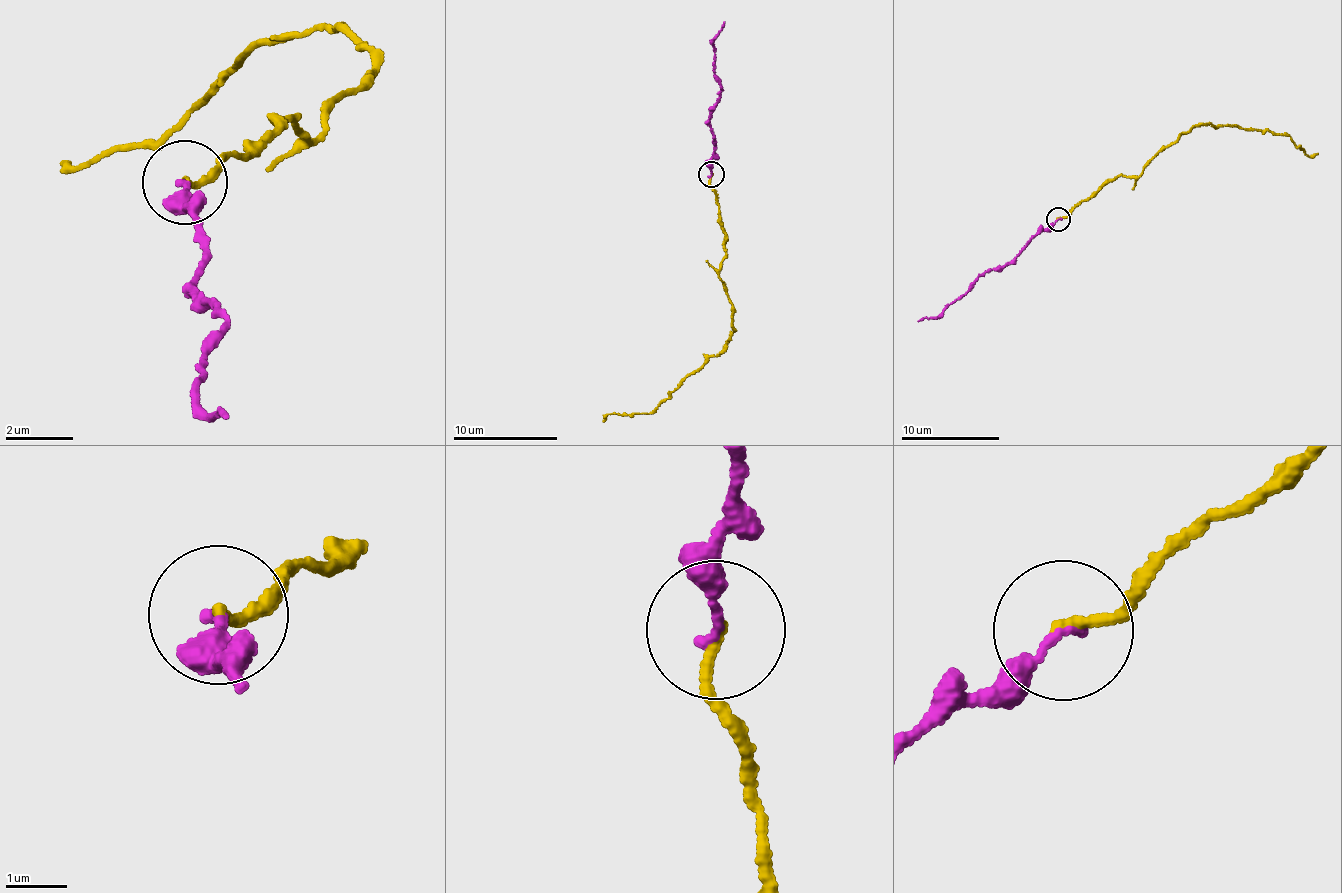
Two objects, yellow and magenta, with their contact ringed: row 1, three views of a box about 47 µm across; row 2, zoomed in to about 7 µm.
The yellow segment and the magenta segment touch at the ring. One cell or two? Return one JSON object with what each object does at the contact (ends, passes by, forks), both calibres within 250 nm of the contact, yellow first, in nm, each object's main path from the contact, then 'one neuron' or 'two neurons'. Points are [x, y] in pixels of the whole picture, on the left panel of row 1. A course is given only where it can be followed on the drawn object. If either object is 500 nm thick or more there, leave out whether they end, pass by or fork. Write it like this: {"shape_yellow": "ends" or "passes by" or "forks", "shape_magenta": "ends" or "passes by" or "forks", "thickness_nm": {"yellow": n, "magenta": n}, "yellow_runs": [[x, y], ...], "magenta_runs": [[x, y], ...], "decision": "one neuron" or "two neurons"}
{"shape_yellow": "ends", "shape_magenta": "ends", "thickness_nm": {"yellow": 160, "magenta": 200}, "yellow_runs": [[185, 183], [282, 120], [318, 138], [334, 99], [374, 87], [368, 47], [281, 32], [157, 142], [63, 161]], "magenta_runs": [[185, 183], [204, 256], [190, 275], [223, 321], [199, 353], [194, 392], [208, 414], [227, 413]], "decision": "one neuron"}

